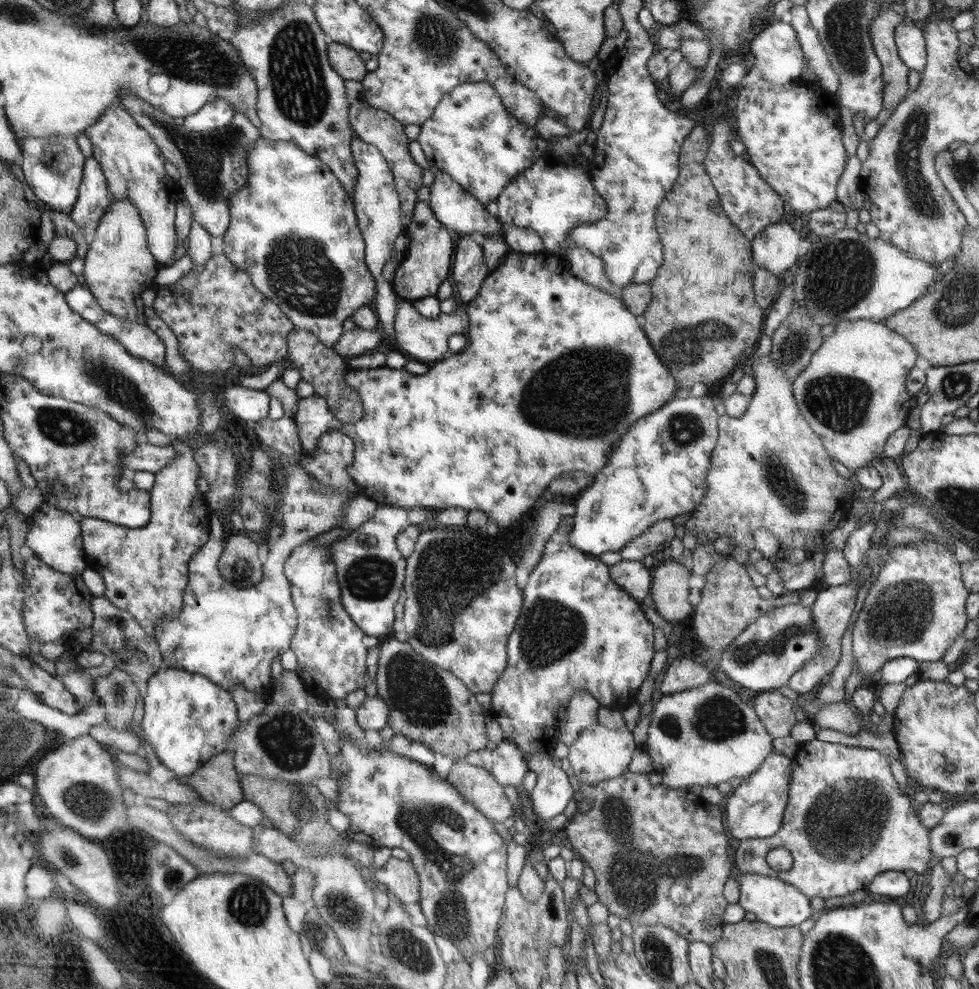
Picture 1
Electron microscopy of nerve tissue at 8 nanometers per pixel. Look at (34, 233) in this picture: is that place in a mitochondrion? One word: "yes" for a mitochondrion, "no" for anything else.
no

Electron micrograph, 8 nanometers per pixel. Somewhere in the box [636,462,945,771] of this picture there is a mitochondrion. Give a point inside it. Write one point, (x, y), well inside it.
(900, 617)

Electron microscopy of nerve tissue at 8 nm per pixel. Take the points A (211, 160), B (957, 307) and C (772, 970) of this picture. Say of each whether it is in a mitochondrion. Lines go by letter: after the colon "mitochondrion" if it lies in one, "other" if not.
A: mitochondrion
B: mitochondrion
C: mitochondrion

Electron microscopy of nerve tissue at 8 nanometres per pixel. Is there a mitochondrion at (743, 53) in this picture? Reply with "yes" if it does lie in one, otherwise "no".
no

